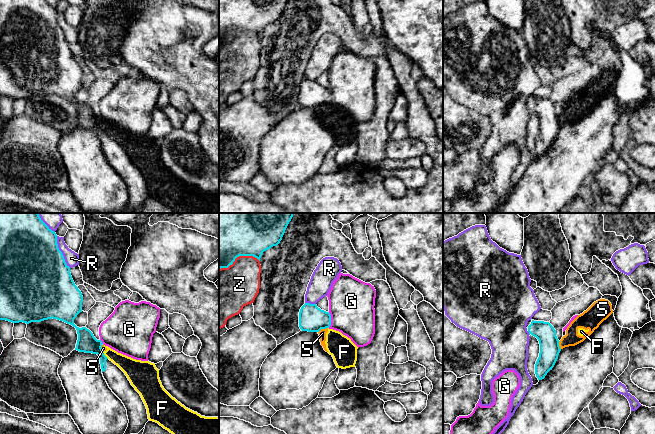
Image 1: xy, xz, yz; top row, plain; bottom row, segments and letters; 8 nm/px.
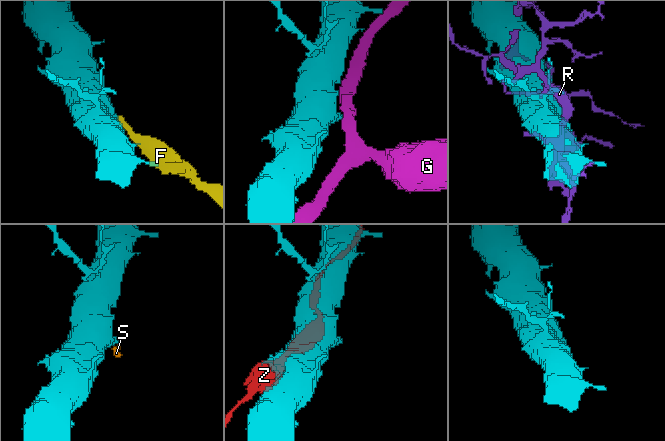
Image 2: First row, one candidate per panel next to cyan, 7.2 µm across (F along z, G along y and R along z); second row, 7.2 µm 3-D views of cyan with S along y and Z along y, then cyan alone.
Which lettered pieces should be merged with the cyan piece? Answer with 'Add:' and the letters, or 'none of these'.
Add: none of these

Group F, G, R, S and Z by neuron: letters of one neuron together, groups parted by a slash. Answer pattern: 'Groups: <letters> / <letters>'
Groups: F S / G / R / Z

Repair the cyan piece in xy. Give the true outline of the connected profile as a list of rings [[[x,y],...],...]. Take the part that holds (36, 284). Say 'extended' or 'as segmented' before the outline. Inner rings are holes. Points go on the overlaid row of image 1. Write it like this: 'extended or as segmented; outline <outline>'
extended; outline [[[0,213],[0,320],[29,324],[53,318],[75,327],[78,334],[75,350],[98,355],[104,379],[127,410],[129,423],[124,434],[138,434],[149,421],[146,406],[125,373],[104,355],[101,348],[102,341],[97,340],[86,327],[79,328],[74,324],[74,319],[82,312],[82,302],[82,293],[75,285],[70,267],[66,264],[64,256],[58,248],[57,235],[41,220],[39,214]]]

